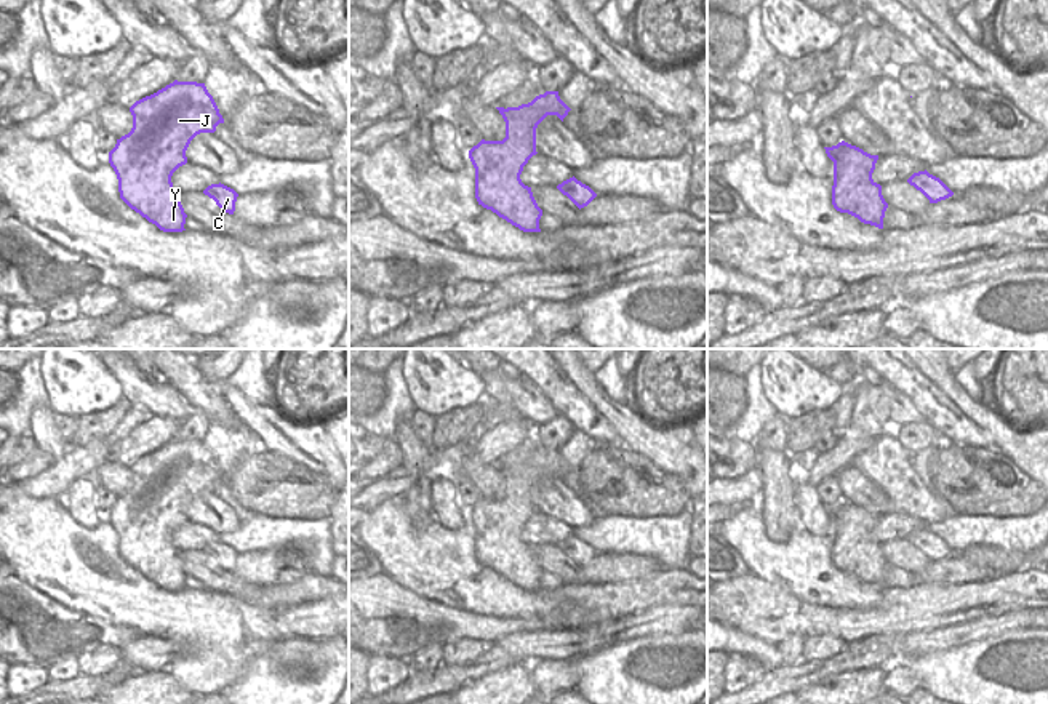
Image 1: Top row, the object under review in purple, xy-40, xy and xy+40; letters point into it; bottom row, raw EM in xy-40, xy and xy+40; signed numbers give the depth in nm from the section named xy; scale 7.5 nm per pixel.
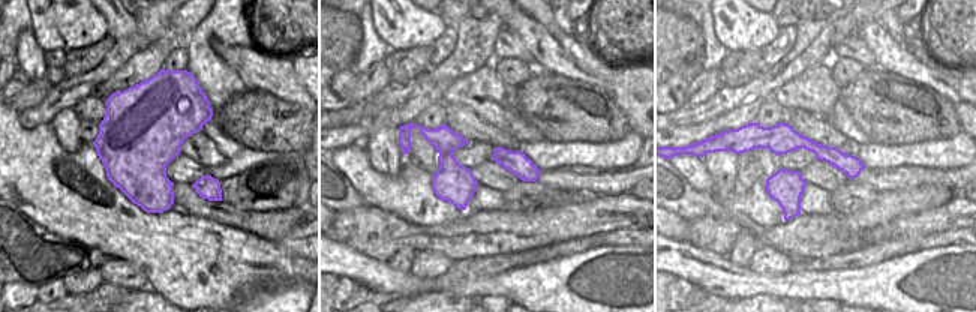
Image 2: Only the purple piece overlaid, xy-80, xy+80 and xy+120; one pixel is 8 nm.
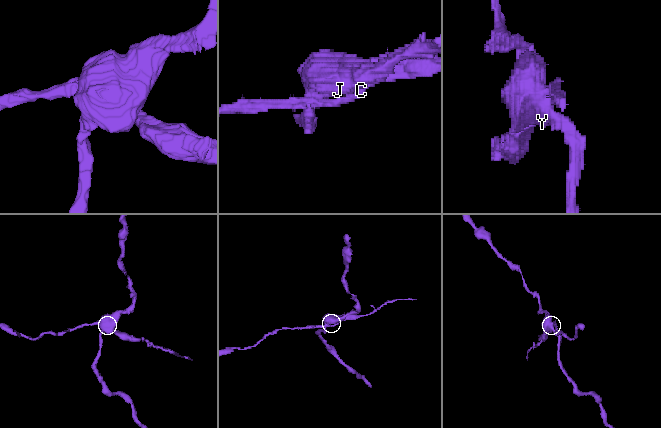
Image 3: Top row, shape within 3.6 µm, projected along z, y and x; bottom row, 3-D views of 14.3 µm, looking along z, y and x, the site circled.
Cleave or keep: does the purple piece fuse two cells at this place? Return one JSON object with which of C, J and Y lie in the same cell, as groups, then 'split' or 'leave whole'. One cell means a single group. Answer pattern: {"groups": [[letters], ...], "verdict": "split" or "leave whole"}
{"groups": [["C"], ["J", "Y"]], "verdict": "split"}

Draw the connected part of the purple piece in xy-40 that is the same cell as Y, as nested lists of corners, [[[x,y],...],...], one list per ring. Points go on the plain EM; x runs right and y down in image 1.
[[[178,438],[136,459],[130,470],[133,474],[131,490],[117,498],[109,510],[109,522],[118,538],[120,557],[160,589],[182,590],[187,573],[171,534],[187,522],[186,509],[190,499],[200,491],[214,491],[224,477],[205,442]]]

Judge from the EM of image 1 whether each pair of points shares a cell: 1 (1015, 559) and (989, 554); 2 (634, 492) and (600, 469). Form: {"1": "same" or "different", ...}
{"1": "same", "2": "same"}

